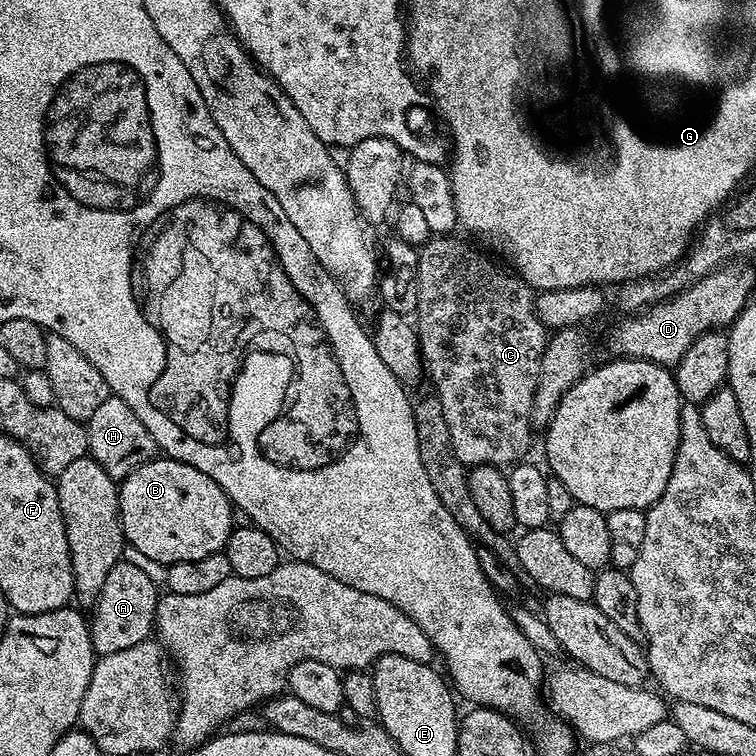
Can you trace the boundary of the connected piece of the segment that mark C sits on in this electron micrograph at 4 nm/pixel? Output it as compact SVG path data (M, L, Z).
M440 234L429 239L428 243L419 249L418 262L418 306L414 313L416 332L420 335L420 355L424 357L427 377L431 380L435 395L439 396L442 404L442 415L449 426L450 442L453 443L454 454L465 466L478 464L495 464L497 466L511 466L525 459L524 451L532 440L532 403L536 387L540 381L540 363L544 348L548 344L549 329L545 328L536 316L536 296L534 290L525 280L511 271L500 272L501 265L495 259L487 260L480 252L475 252L468 244L460 240L451 240L448 234Z

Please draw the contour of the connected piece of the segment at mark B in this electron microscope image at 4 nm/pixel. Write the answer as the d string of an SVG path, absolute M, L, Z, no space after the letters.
M157 458L138 466L134 474L119 481L120 525L124 531L126 544L134 547L146 557L165 565L178 562L194 562L194 558L206 558L206 554L221 551L228 535L232 533L233 503L228 495L202 470L183 464L177 460Z

